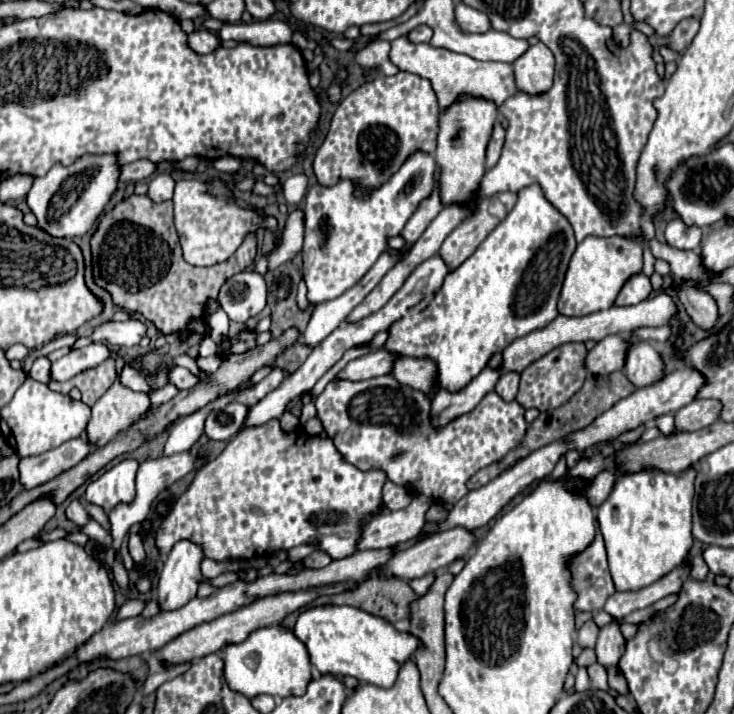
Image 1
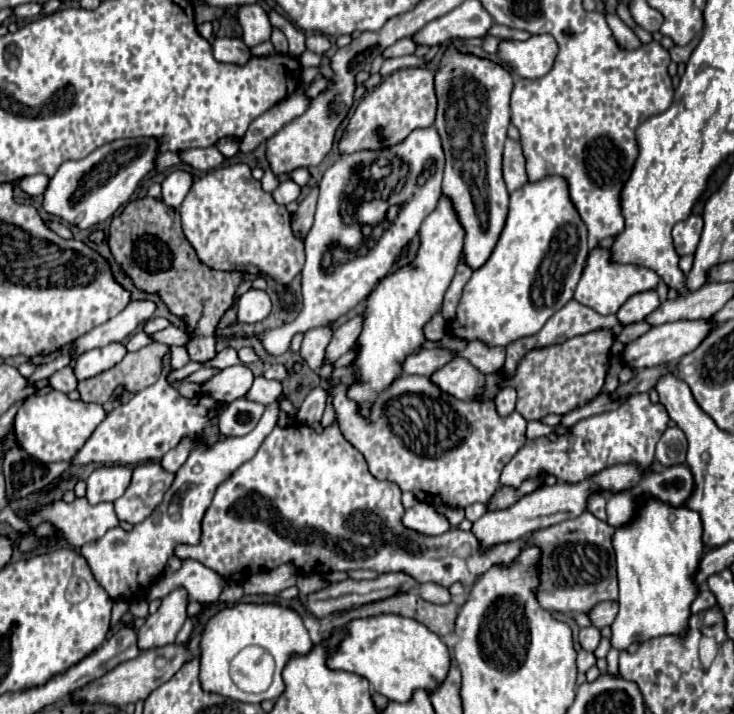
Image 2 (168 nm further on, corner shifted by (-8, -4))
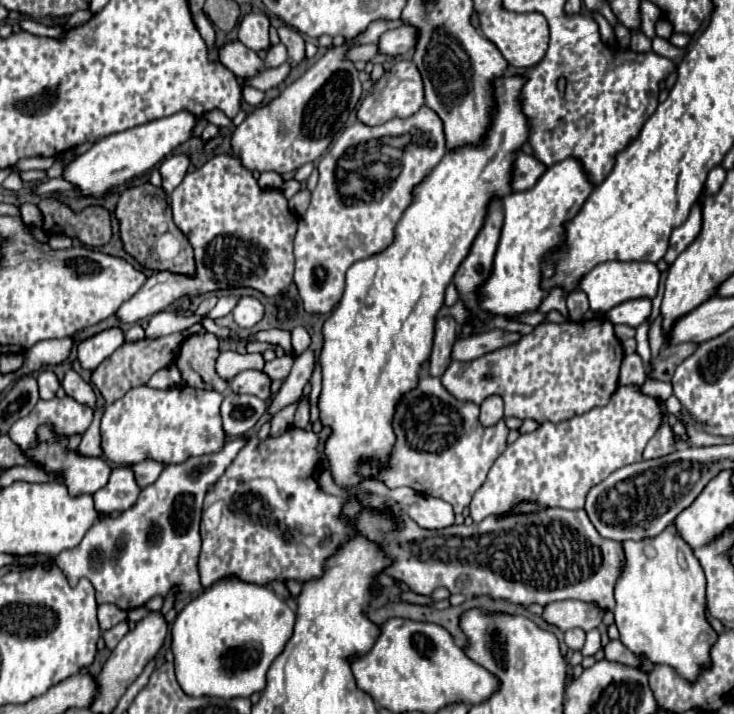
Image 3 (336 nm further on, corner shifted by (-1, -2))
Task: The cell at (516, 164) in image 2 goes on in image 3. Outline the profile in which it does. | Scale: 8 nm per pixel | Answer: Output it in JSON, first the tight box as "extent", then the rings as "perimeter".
{"extent":[511,152,545,192],"perimeter":[[[517,152],[511,168],[511,188],[515,192],[529,190],[543,172],[545,172],[545,166],[539,160],[535,160],[525,152]]]}

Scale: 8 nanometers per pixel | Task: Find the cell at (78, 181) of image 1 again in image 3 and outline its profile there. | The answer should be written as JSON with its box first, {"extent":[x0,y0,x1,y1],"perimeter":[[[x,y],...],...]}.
{"extent":[63,112,197,198],"perimeter":[[[177,112],[173,116],[153,120],[149,124],[141,124],[131,130],[105,136],[103,140],[95,142],[85,154],[77,156],[73,162],[69,162],[63,168],[63,180],[73,184],[83,198],[105,198],[107,194],[111,194],[113,188],[123,186],[125,182],[133,180],[135,176],[147,172],[161,158],[165,158],[169,152],[173,152],[179,144],[189,140],[195,124],[197,124],[197,120],[193,114]]]}

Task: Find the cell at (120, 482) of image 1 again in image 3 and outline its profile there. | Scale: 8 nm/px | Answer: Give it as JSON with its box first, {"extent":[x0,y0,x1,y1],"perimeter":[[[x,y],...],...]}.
{"extent":[25,426,111,496],"perimeter":[[[43,426],[43,428],[39,428],[39,444],[33,450],[25,452],[25,454],[31,456],[33,460],[41,462],[45,466],[47,474],[63,472],[65,474],[65,484],[67,484],[71,496],[93,494],[93,492],[105,488],[105,484],[109,482],[111,466],[103,458],[85,458],[85,456],[77,456],[75,452],[67,452],[65,446],[67,446],[67,438],[59,438],[57,440],[57,436],[47,426]]]}

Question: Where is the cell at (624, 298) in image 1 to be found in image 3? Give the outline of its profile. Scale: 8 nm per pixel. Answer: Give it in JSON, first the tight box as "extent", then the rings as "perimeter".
{"extent":[607,298,651,328],"perimeter":[[[641,298],[641,300],[627,300],[617,304],[607,312],[607,320],[613,324],[627,324],[637,328],[641,322],[645,322],[651,314],[651,300]]]}

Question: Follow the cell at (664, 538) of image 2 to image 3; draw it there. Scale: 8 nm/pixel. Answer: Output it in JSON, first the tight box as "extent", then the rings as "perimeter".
{"extent":[615,524,717,680],"perimeter":[[[669,524],[661,536],[653,540],[625,540],[621,542],[625,562],[615,582],[615,624],[621,642],[635,654],[647,654],[649,662],[669,664],[685,680],[695,680],[699,670],[709,664],[709,648],[717,640],[717,632],[705,620],[705,574],[693,550],[681,540],[675,524]]]}

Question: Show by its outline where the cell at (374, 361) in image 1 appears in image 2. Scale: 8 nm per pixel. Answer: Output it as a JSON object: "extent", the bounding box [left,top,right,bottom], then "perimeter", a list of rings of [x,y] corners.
{"extent":[404,348,454,376],"perimeter":[[[434,348],[434,350],[420,350],[412,356],[406,358],[404,362],[404,374],[420,374],[420,376],[430,376],[436,370],[440,370],[444,364],[448,364],[454,358],[452,350],[444,350],[444,348]]]}

